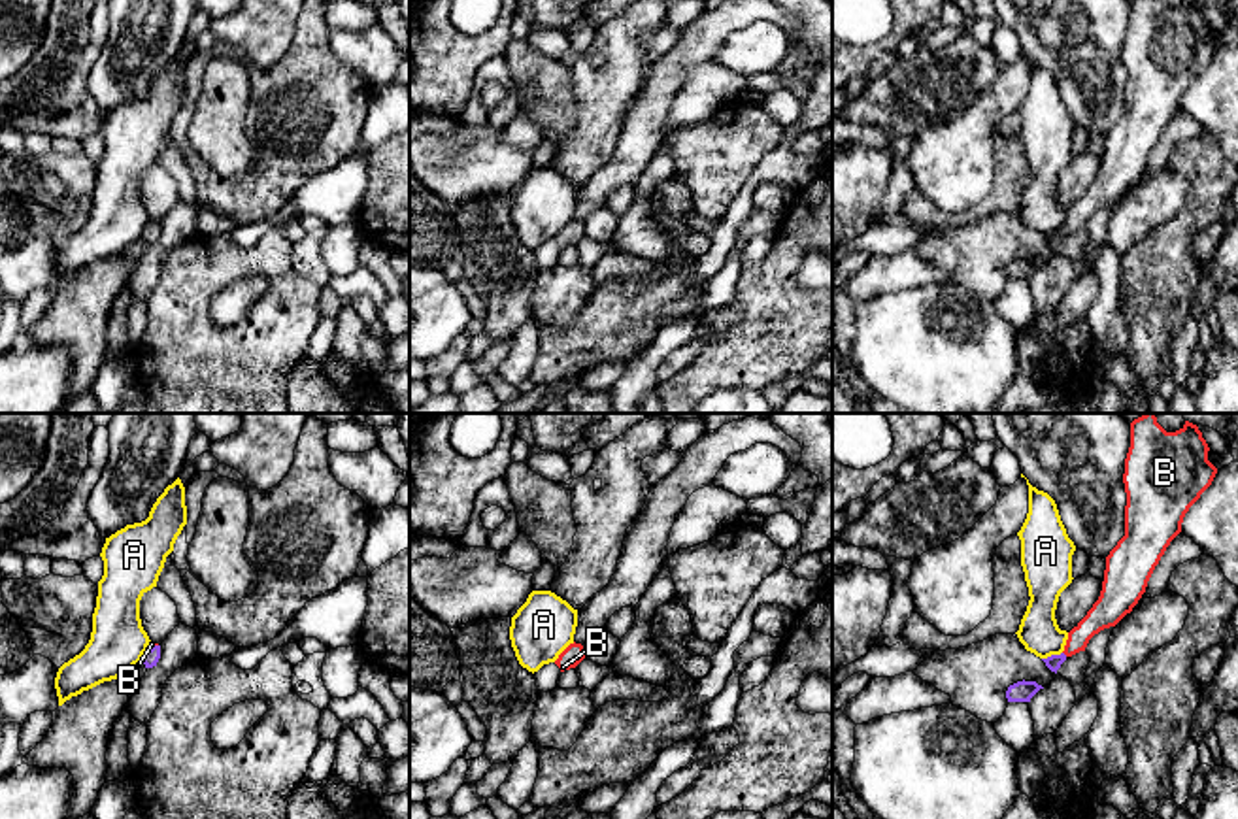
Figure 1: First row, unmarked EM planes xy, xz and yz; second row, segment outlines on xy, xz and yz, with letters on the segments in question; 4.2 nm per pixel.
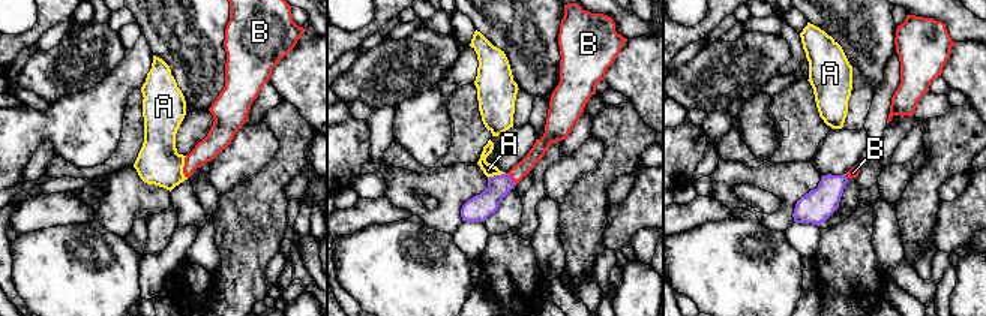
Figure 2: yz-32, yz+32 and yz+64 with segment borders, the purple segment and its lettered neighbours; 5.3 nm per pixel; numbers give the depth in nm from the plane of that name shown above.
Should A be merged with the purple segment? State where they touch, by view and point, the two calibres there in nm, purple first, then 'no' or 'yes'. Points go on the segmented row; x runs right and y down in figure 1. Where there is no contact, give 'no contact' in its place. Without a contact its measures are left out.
contact yz (1052, 655); calibres 70 and 170 nm; no

